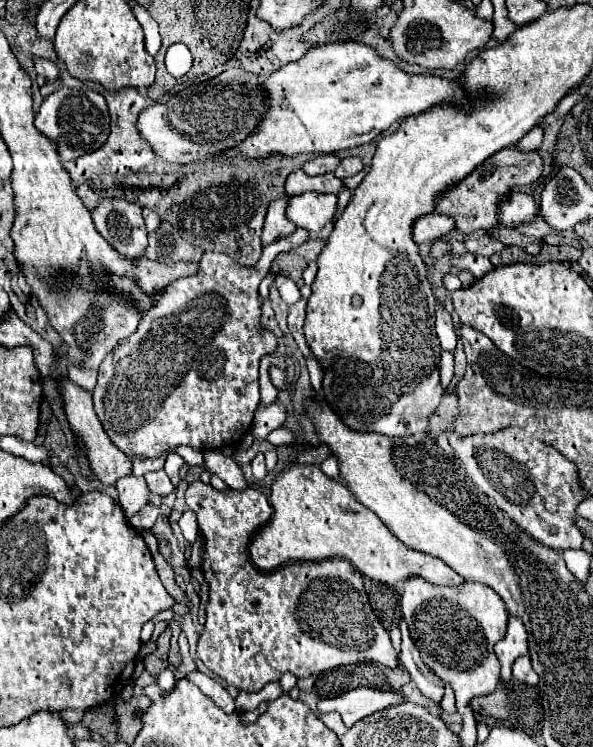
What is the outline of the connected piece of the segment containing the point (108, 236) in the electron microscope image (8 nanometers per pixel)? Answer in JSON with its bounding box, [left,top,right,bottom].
[93,196,147,258]

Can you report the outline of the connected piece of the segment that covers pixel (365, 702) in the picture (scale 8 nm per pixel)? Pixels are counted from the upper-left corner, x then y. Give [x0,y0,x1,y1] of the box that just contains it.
[317,688,403,726]

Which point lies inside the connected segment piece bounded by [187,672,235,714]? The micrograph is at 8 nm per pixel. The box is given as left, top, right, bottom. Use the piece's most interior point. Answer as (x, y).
(212, 688)

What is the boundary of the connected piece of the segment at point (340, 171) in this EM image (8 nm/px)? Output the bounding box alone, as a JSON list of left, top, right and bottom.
[335,158,363,178]

